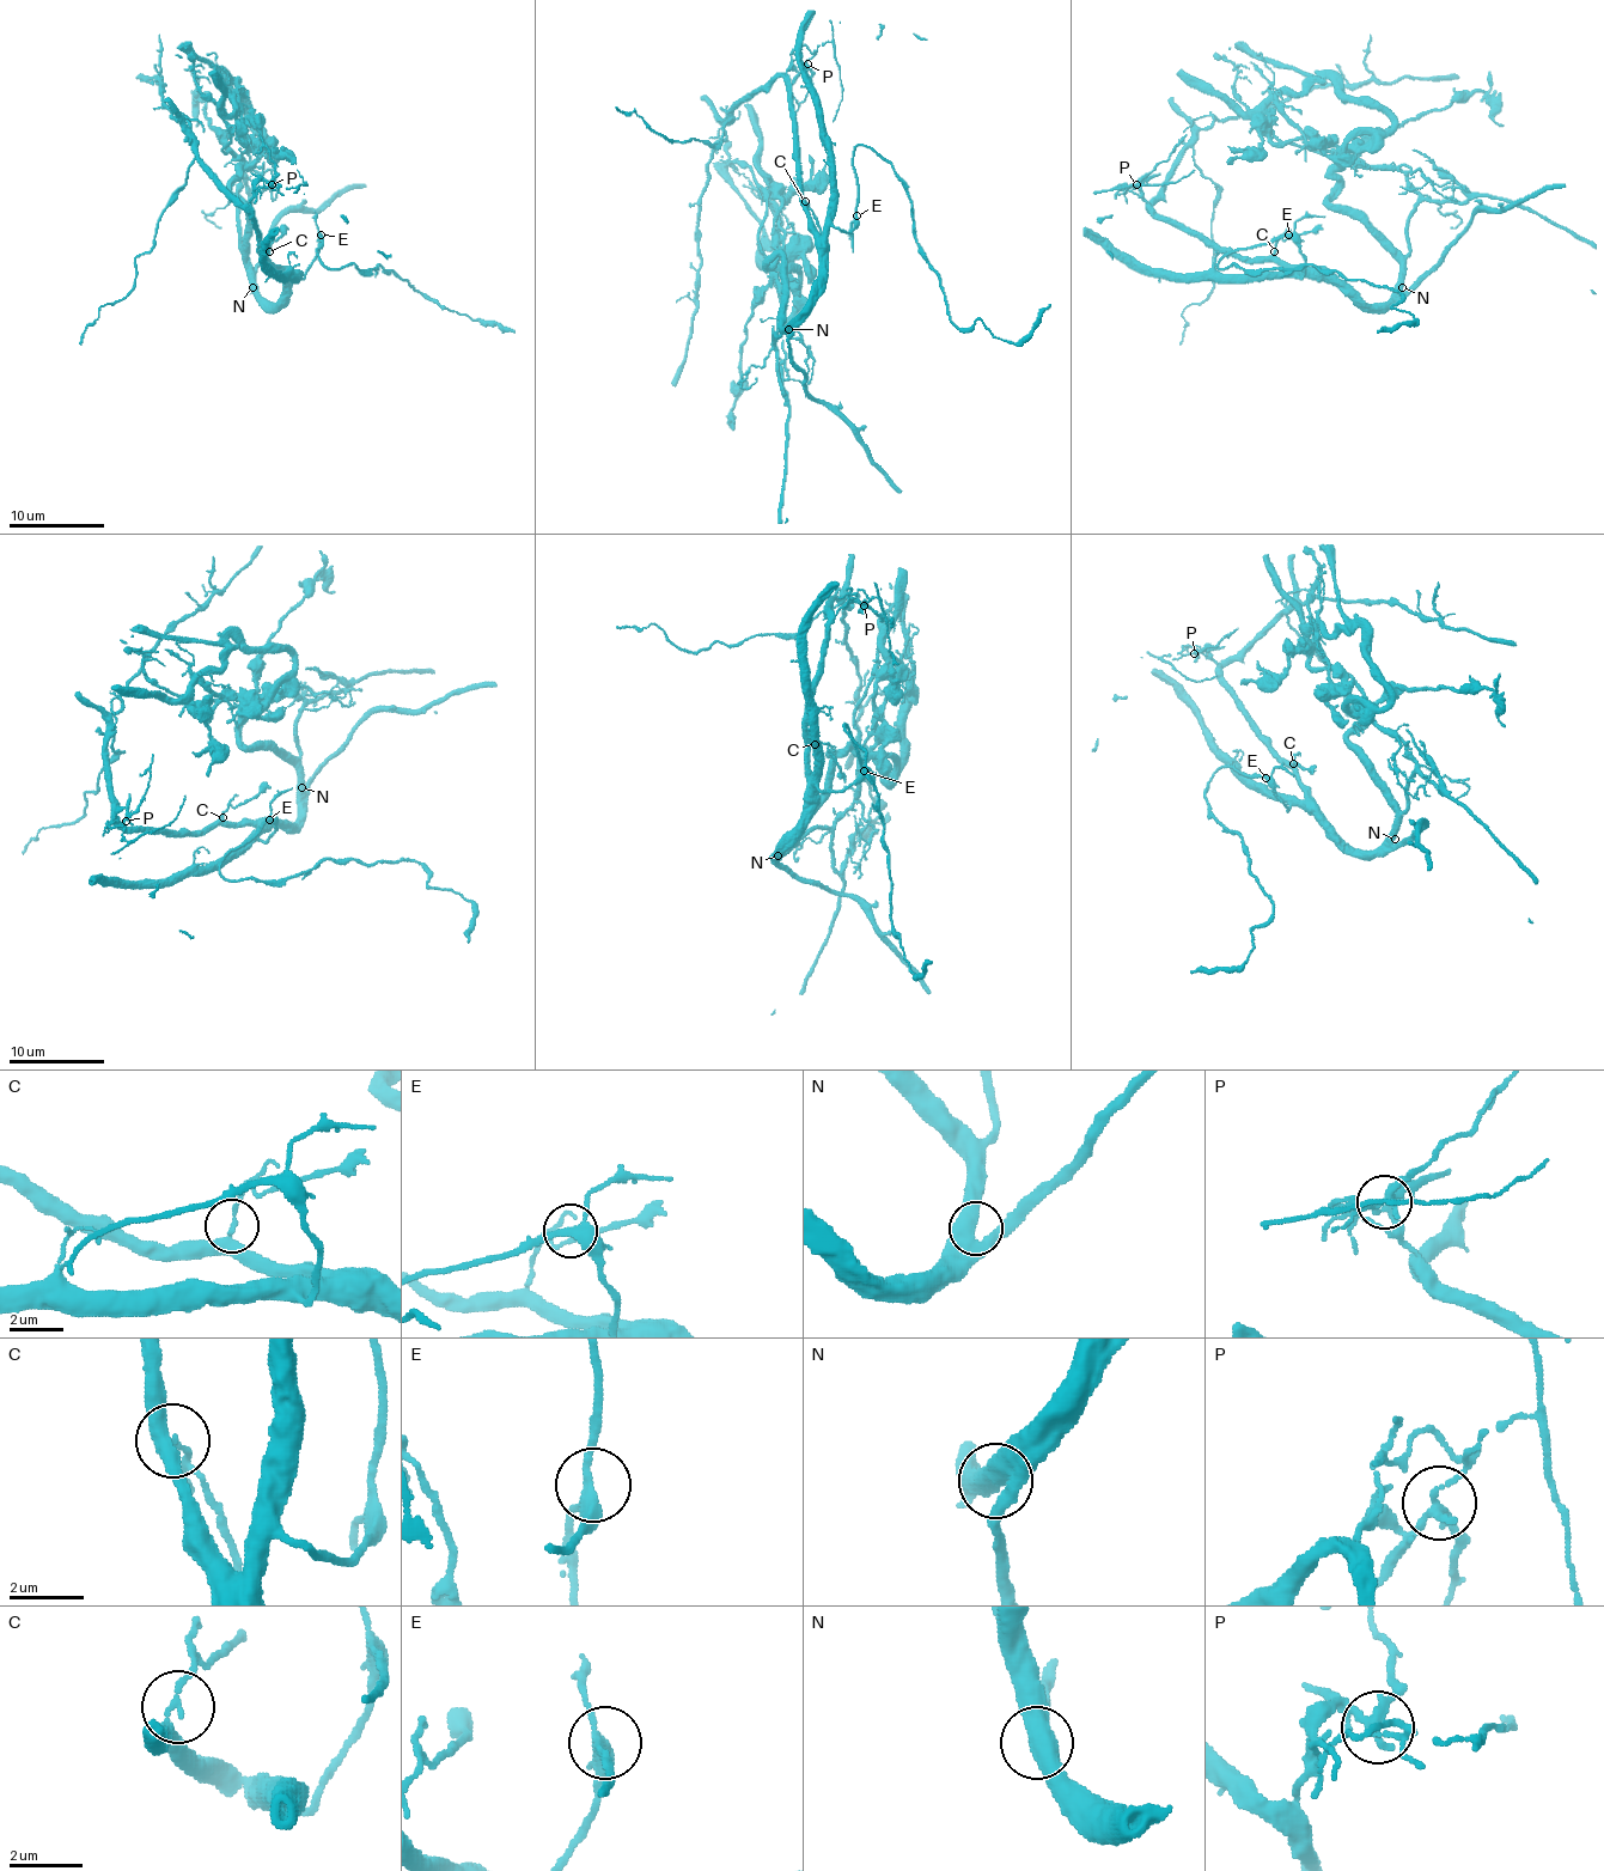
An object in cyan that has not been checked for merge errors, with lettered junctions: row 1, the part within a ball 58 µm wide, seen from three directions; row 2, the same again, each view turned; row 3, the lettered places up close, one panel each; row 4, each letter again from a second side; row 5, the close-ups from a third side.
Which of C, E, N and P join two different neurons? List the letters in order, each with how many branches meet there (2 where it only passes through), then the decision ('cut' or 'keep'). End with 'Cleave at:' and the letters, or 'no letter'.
C: 2 | keep
E: 3 | keep
N: 3 | keep
P: 3 | keep
Cleave at: no letter

